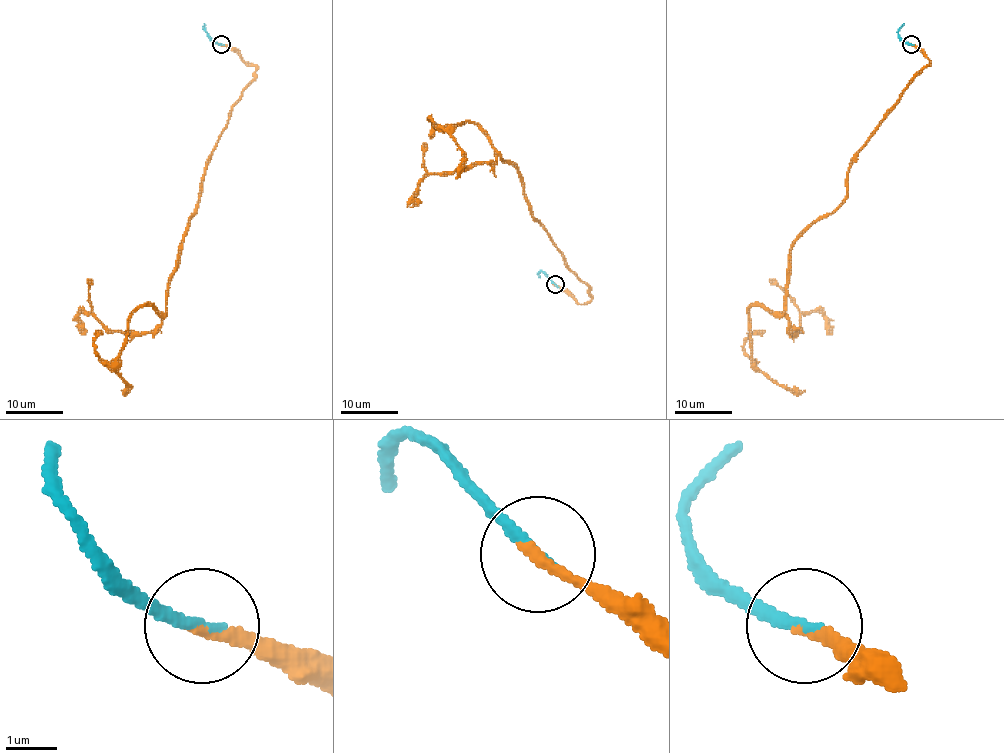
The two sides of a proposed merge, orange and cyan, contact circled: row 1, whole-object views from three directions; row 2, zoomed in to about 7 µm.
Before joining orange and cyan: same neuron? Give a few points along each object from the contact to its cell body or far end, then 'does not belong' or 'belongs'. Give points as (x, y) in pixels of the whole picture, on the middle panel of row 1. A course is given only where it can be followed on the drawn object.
orange runs (556, 284), (580, 304), (591, 296), (534, 218), (517, 168), (467, 121), (451, 137), (463, 153), (456, 178); cyan runs (556, 284), (543, 271), (538, 277); belongs

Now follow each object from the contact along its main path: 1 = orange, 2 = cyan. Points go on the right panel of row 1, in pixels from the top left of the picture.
1: (911, 45), (931, 62), (858, 153), (845, 199), (795, 242), (782, 312), (748, 313), (752, 362), (805, 390)
2: (911, 45), (898, 35), (903, 23)

